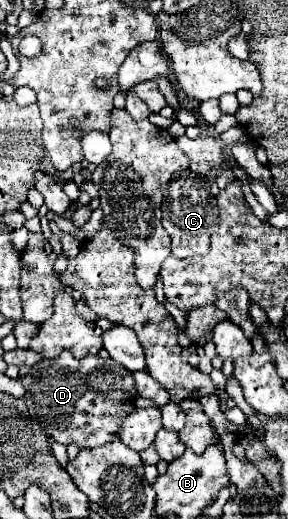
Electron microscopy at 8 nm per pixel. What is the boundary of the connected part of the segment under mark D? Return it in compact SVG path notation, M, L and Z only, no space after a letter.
M63 353L57 359L43 359L41 363L31 367L29 375L23 377L21 383L25 385L25 391L27 391L23 399L27 405L29 417L37 419L41 429L49 433L53 441L63 445L75 443L79 445L79 449L93 449L113 441L113 437L121 429L121 419L125 419L135 409L137 389L135 389L133 375L125 367L117 365L113 359L103 359L99 355L75 359L71 353Z

